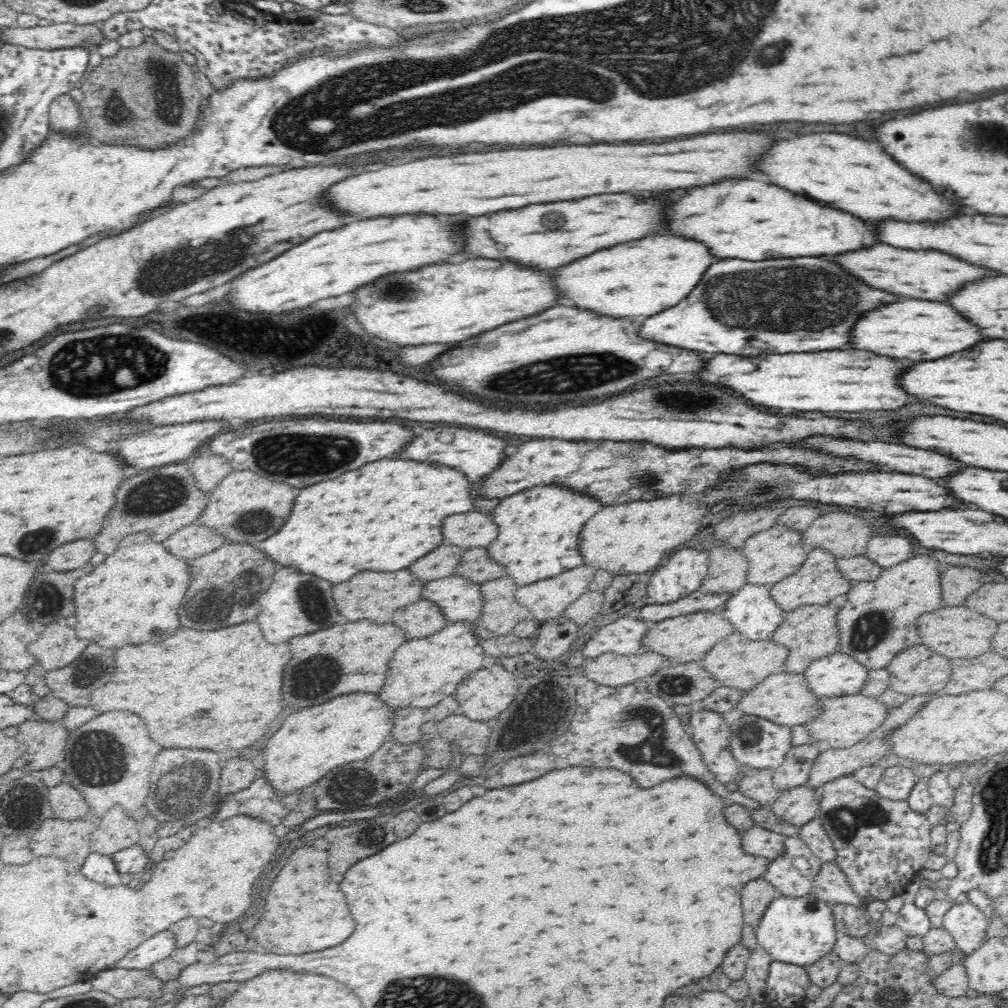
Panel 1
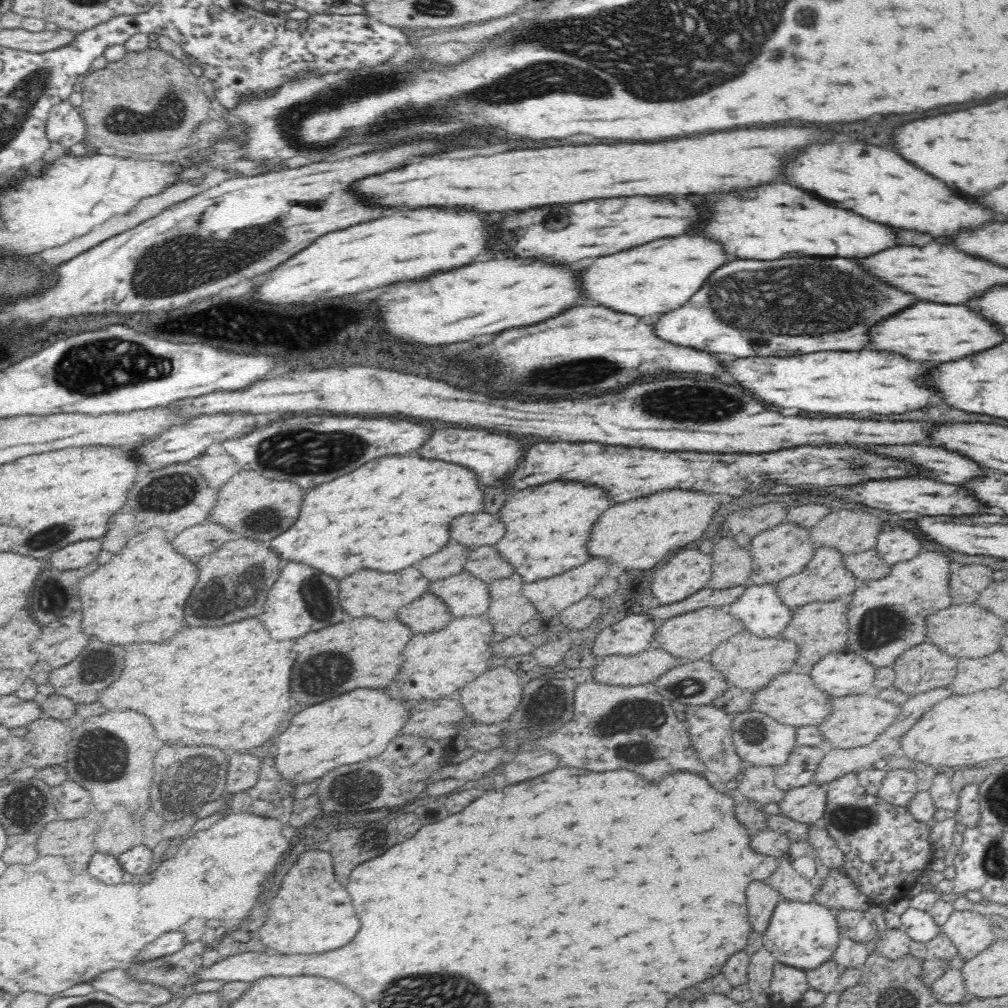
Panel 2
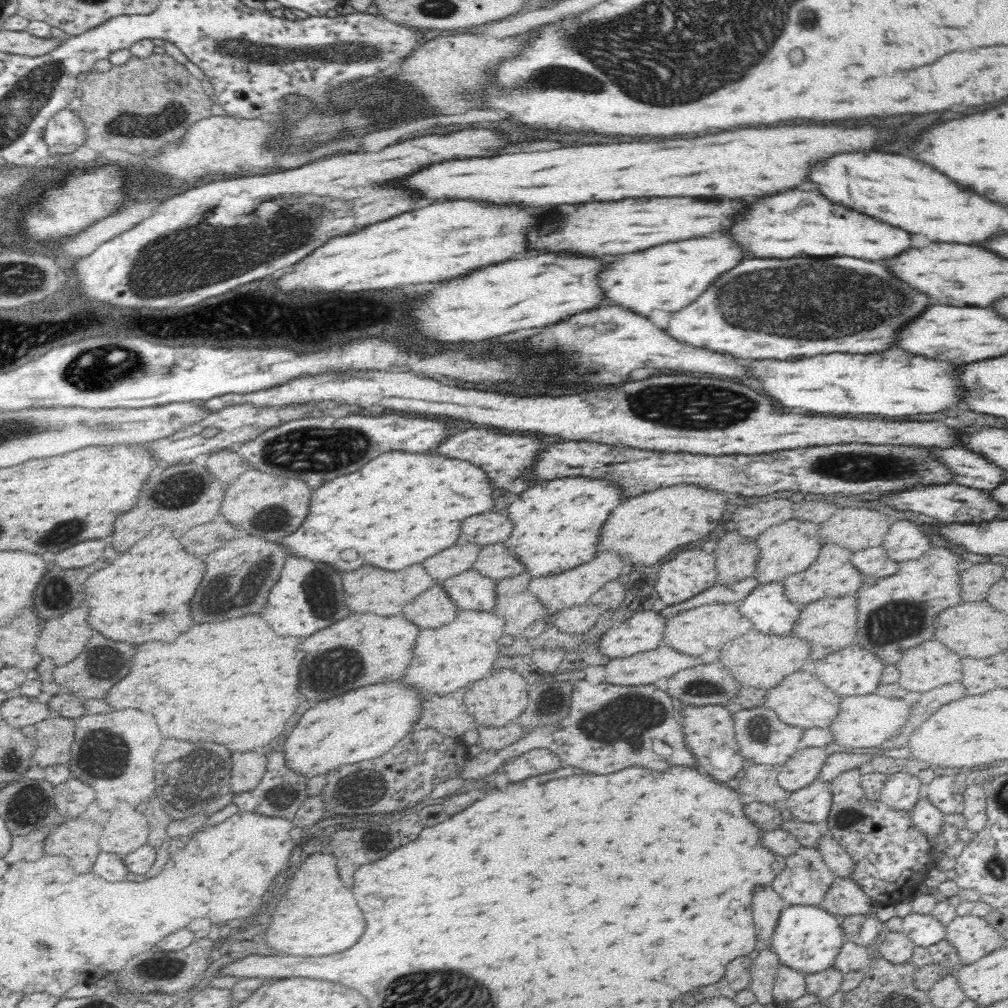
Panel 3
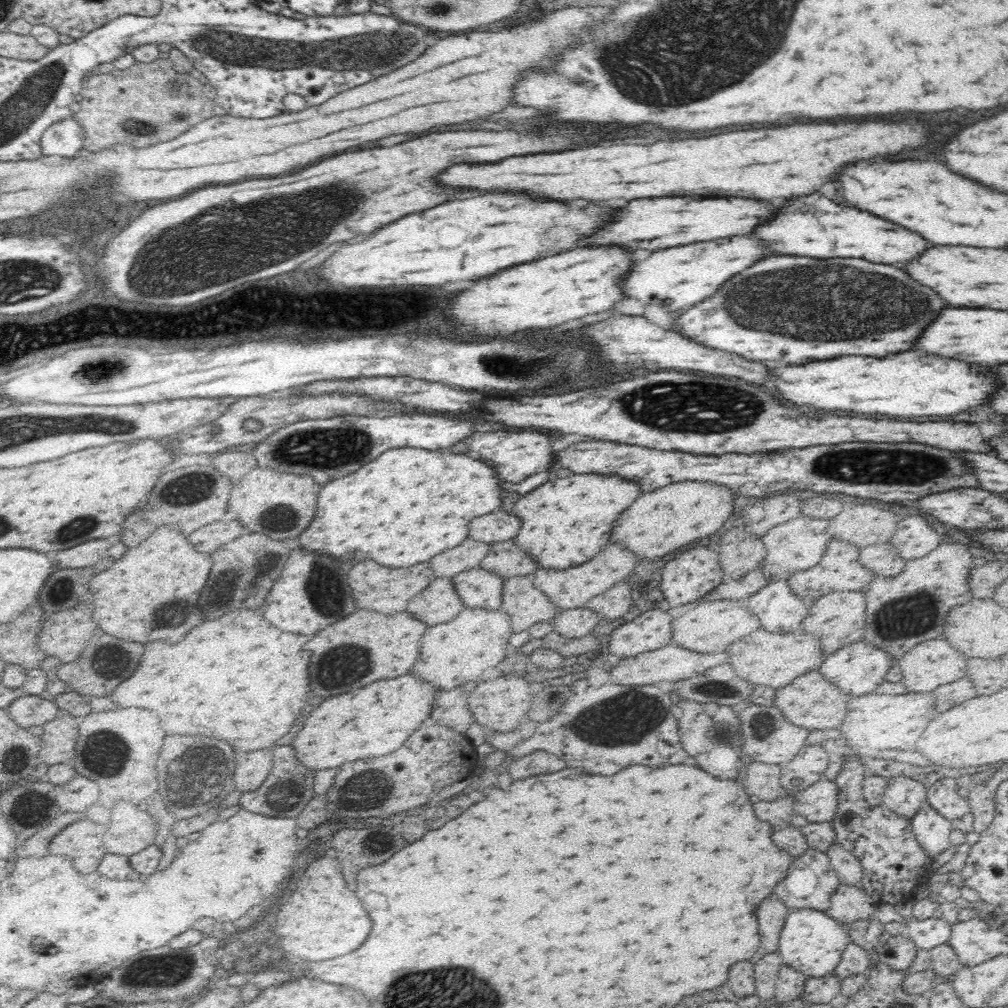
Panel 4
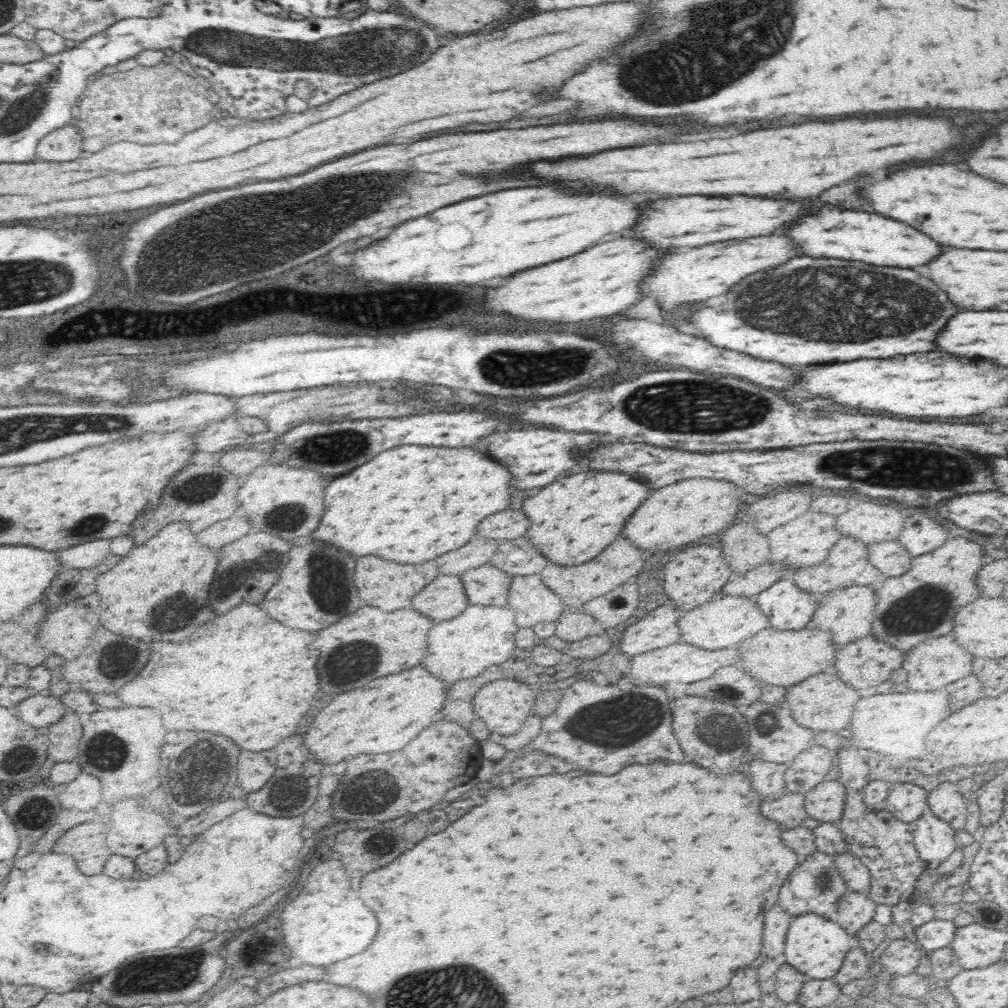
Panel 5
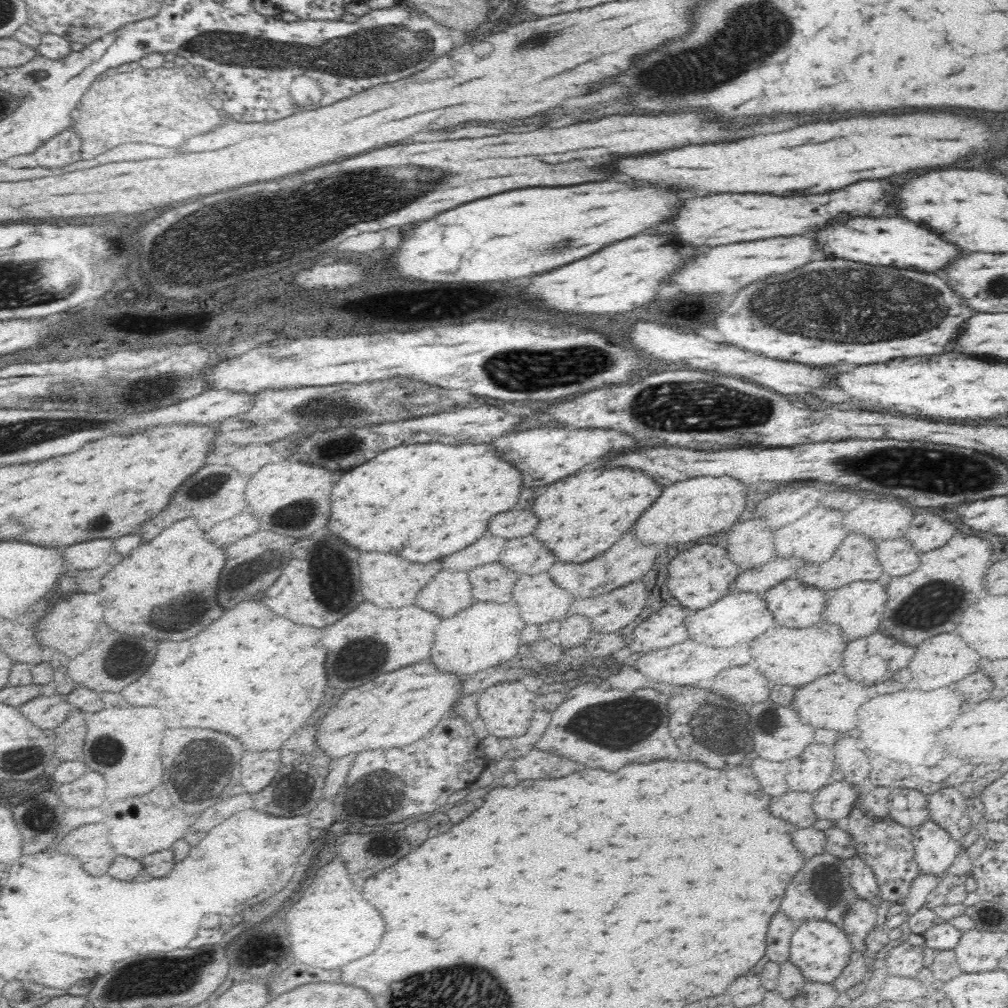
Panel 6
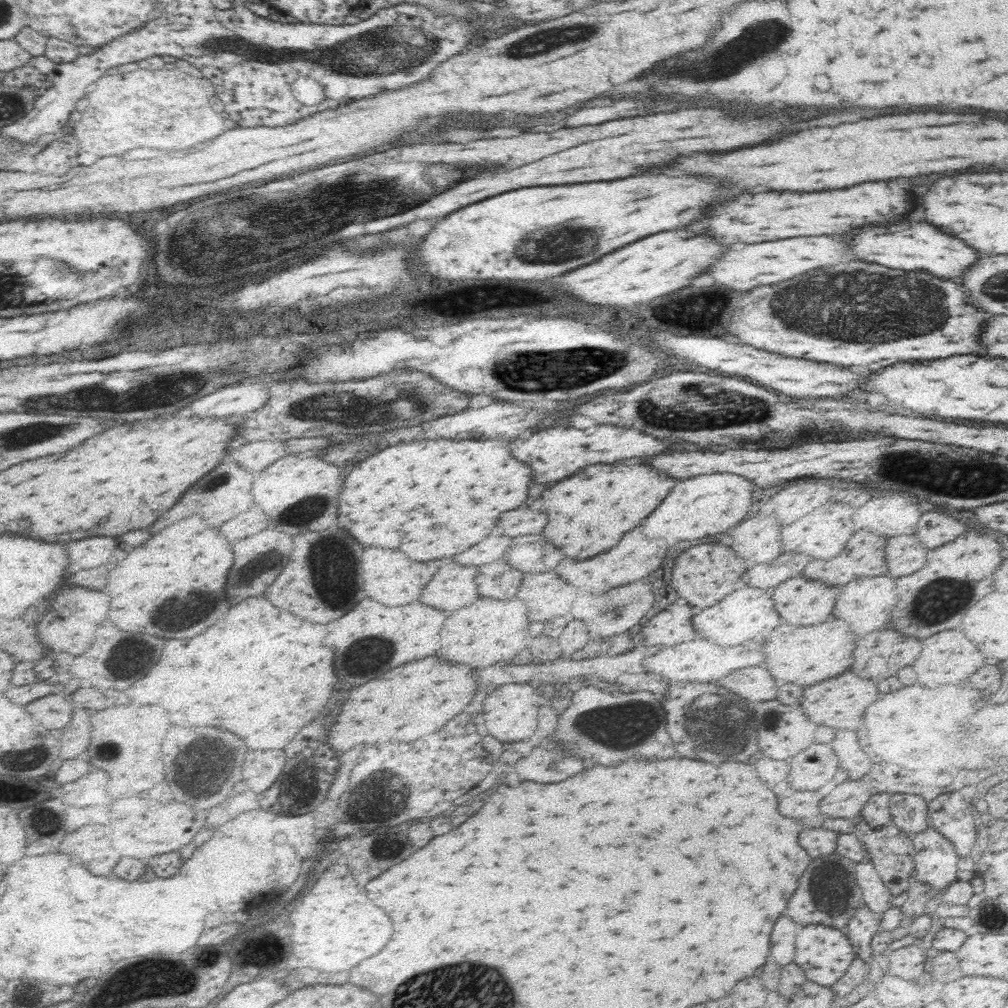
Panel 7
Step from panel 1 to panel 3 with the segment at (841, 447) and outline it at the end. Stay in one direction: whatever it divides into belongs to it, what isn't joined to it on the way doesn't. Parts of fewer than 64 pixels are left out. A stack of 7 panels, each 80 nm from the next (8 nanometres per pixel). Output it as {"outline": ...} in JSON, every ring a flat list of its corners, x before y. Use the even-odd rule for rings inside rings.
{"outline":[[968,447,932,448,932,452,940,458,954,475,954,480,958,485,982,490,994,490,998,488,1006,476,1004,470,996,464,990,464,984,460,984,456,972,452]]}

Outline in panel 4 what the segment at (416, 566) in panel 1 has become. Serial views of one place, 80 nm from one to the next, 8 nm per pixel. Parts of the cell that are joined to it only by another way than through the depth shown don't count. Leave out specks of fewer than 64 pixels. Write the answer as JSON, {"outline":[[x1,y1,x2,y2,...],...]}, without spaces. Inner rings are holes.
{"outline":[[466,540,464,544,452,548,452,550,446,550,444,554,438,554,434,556,430,562,432,562,432,570,436,576,456,576,468,568,474,568,478,566,484,556,488,552,488,546,484,542,476,542,476,540]]}

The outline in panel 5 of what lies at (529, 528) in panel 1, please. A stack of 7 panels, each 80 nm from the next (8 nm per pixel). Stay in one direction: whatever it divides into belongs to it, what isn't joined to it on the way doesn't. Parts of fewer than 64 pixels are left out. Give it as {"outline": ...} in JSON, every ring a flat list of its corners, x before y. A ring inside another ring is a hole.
{"outline":[[592,470,558,478,544,486,540,496,524,502,522,510,530,516,532,522,526,536,554,564,584,564,586,560,598,556,606,546,610,546,616,536,620,536,626,518,632,514,632,510,640,508,648,494,648,484,622,472,612,474]]}

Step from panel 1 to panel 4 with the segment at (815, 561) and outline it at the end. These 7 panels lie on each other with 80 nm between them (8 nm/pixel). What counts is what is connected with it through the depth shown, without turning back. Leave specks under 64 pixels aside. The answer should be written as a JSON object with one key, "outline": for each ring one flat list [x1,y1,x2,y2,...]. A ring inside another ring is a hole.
{"outline":[[844,540,830,542,820,564,816,564,810,570,792,574,790,588,802,598,810,598,810,596,818,598,818,596,824,596,824,594,830,594,836,590,860,590,864,584,868,584,874,578,874,574,858,562,858,556,860,556,860,550,852,544,848,544]]}

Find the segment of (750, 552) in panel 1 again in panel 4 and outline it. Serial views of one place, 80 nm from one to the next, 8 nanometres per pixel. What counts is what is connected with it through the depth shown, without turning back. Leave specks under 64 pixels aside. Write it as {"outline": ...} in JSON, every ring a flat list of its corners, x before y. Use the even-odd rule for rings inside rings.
{"outline":[[790,520,786,524,780,524,776,528,772,528,762,540,764,540,764,546,774,546,774,548,766,548,768,550,768,556,764,560,764,576,768,578,778,578,782,574,790,574,790,572,796,572,796,570,806,570,814,564,818,564,818,560,822,558,824,550,826,550,826,534,822,530,818,530,818,524,816,520,810,522,810,526,802,520]]}

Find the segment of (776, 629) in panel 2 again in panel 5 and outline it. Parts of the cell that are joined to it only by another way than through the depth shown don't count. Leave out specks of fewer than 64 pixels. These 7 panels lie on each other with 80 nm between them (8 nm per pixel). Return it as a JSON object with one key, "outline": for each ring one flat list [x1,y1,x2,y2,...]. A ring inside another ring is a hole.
{"outline":[[780,580,770,590,756,596,756,604,762,612,772,616,772,622,784,630,798,630,814,616,816,602,810,592,802,592,794,582]]}

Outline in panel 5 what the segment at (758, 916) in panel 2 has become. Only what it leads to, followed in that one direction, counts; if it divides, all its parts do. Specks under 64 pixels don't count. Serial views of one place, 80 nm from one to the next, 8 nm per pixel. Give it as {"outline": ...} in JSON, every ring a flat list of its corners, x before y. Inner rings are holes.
{"outline":[[774,906,772,910,766,912,766,920,764,920,764,952,774,958,778,954,784,956,784,942,786,942,786,932,790,928,790,922,794,918,790,918,790,914,780,908]]}

